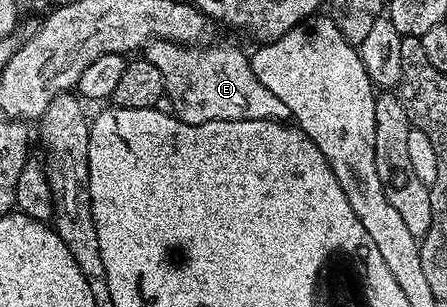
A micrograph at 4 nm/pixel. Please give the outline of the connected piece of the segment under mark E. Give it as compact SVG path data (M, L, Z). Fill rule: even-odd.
M153 40L146 47L146 57L150 64L154 64L162 72L162 80L164 81L164 93L168 94L171 100L174 100L174 115L180 121L186 124L194 124L201 126L210 120L266 120L273 119L277 122L287 123L292 118L290 108L286 108L286 104L282 104L282 100L278 100L278 96L274 96L274 92L270 92L270 88L262 85L262 80L258 80L258 76L254 76L254 68L247 53L243 54L236 46L208 46L209 44L197 44L194 46L181 46L178 42L166 42L163 40Z

